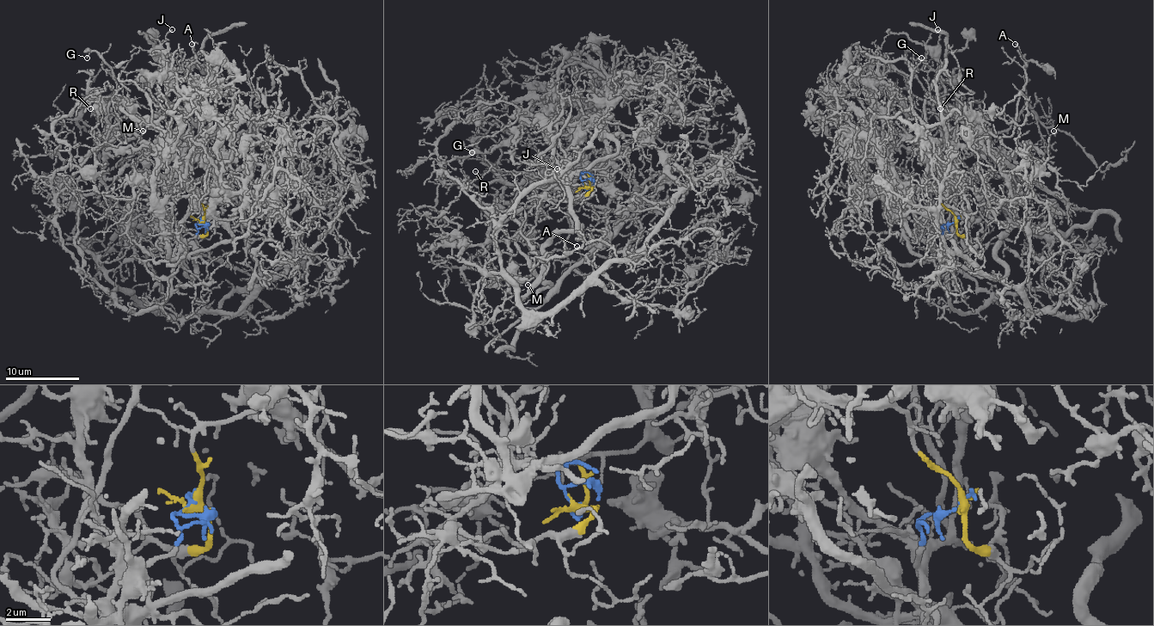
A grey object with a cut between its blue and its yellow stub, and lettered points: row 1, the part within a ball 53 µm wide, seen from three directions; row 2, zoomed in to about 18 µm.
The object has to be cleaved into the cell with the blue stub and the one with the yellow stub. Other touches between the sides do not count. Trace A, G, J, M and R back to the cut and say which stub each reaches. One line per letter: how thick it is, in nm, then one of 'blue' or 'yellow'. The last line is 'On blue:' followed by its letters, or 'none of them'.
A: 110 nm | yellow
G: 120 nm | yellow
J: 120 nm | yellow
M: 100 nm | yellow
R: 100 nm | yellow
On blue: none of them

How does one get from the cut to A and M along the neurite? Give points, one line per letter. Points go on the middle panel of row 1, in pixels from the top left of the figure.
A: (586, 186), (589, 169), (620, 171), (634, 186), (625, 215), (641, 239), (607, 258), (582, 258), (576, 247)
M: (586, 186), (610, 165), (634, 200), (589, 206), (538, 174), (467, 261), (528, 284)

